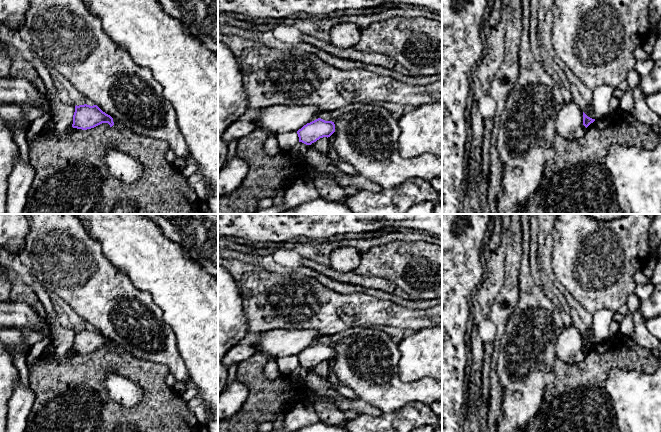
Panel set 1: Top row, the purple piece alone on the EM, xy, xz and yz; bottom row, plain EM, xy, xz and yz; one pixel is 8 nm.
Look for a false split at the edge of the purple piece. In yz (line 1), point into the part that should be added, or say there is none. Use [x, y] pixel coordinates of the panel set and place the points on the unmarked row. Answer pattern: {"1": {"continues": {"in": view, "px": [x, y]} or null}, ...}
{"1": {"continues": null}}

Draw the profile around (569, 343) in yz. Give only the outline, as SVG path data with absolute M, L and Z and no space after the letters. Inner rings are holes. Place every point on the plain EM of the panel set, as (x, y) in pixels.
M572 325L564 327L555 341L557 359L571 364L581 350L583 350L583 333Z

